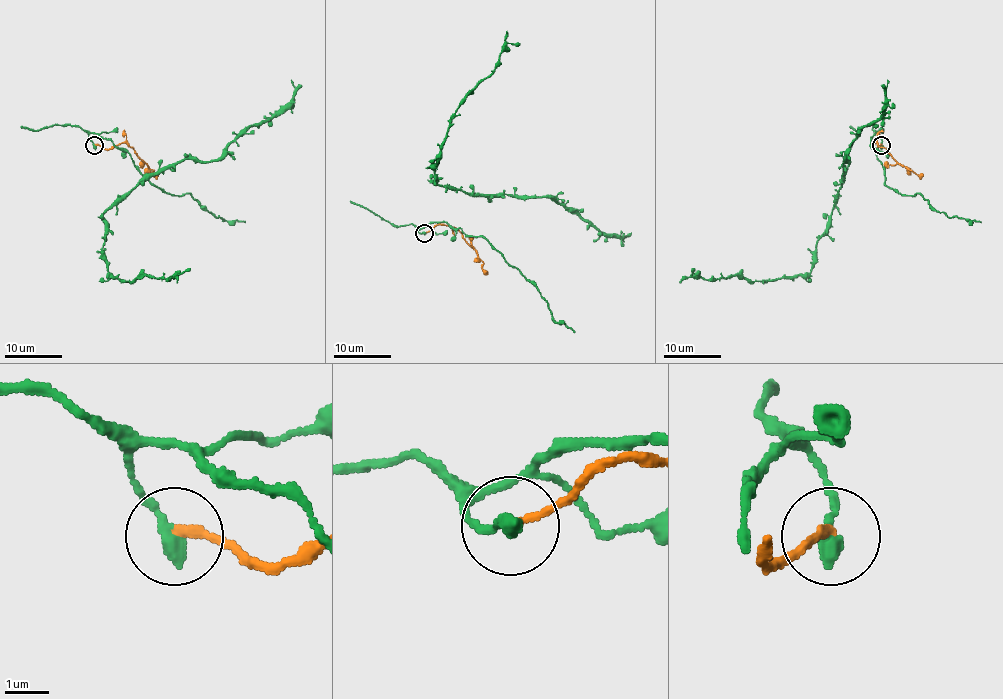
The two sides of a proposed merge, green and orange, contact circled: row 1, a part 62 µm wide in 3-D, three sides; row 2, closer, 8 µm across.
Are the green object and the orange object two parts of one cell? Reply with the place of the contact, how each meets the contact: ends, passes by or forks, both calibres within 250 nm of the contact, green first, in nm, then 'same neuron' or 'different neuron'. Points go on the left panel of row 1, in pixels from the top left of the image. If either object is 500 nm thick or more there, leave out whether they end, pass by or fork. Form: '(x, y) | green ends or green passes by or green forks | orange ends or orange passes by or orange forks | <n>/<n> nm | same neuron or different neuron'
(94, 145) | green ends | orange ends | 400/190 nm | different neuron

